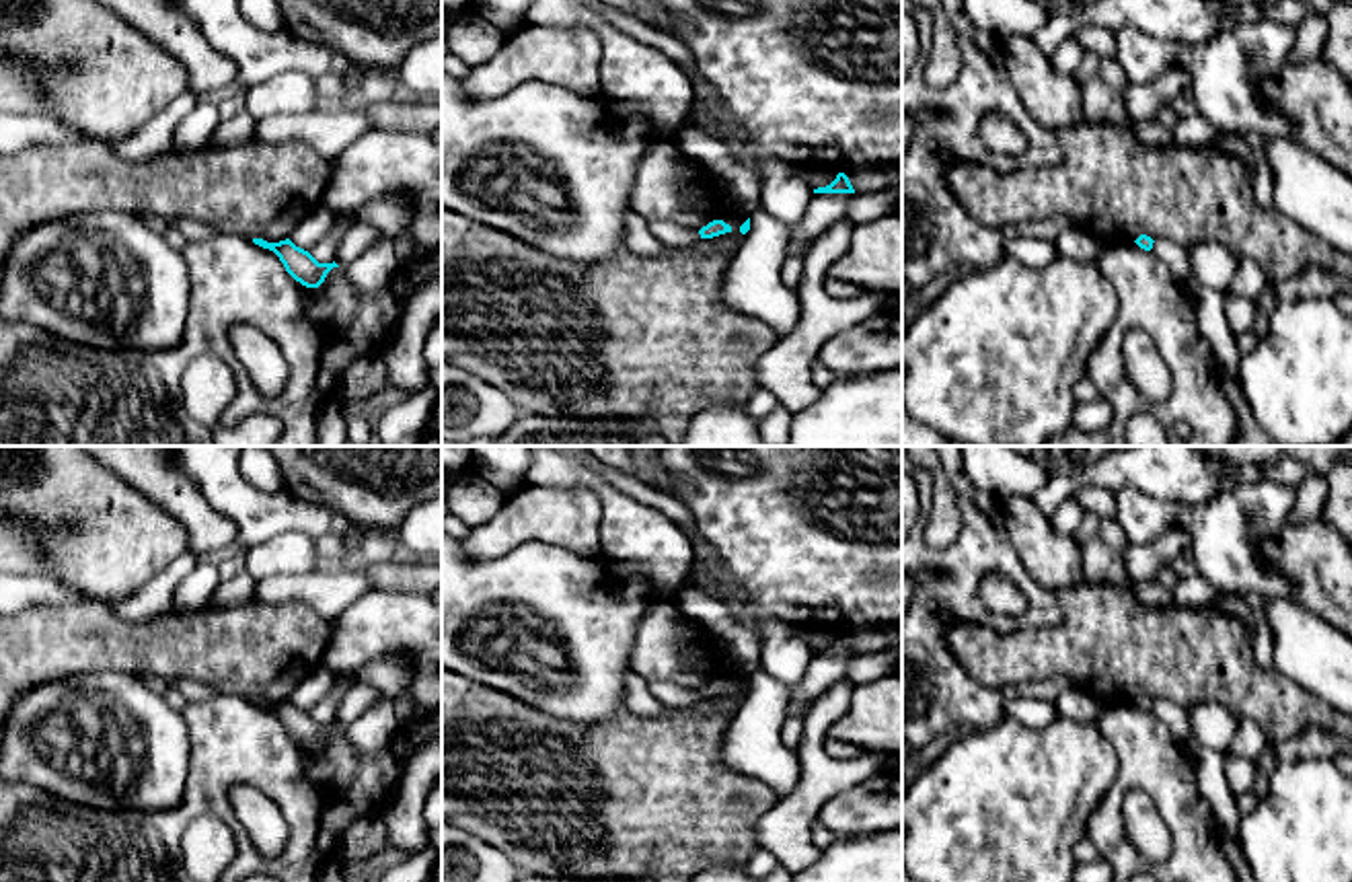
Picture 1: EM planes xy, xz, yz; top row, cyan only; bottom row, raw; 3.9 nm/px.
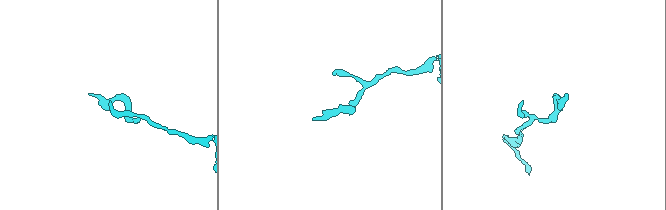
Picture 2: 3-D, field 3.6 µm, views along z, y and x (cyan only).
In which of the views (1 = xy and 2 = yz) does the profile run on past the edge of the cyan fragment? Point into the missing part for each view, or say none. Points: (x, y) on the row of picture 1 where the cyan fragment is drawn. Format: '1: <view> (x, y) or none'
1: none
2: none

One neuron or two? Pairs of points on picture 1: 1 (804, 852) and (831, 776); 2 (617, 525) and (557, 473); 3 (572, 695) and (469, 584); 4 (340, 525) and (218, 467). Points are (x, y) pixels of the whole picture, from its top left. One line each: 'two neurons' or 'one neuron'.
1: one neuron
2: one neuron
3: one neuron
4: one neuron

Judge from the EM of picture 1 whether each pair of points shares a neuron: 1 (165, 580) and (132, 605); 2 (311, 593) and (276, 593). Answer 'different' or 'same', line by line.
1: same
2: same

